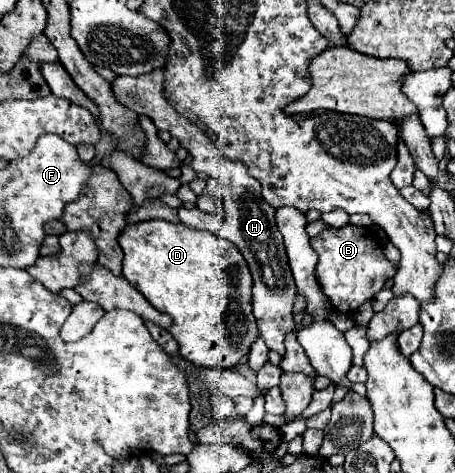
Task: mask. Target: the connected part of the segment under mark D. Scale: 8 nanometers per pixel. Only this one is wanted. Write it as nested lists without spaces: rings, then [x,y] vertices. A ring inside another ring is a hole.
[[[161,219],[127,225],[119,235],[119,245],[125,253],[123,275],[129,279],[159,311],[171,315],[173,323],[167,329],[179,343],[179,355],[197,367],[209,369],[233,369],[249,355],[251,345],[259,339],[259,329],[251,317],[251,271],[237,247],[231,241],[221,239],[209,231],[197,231],[183,223],[169,223]]]

